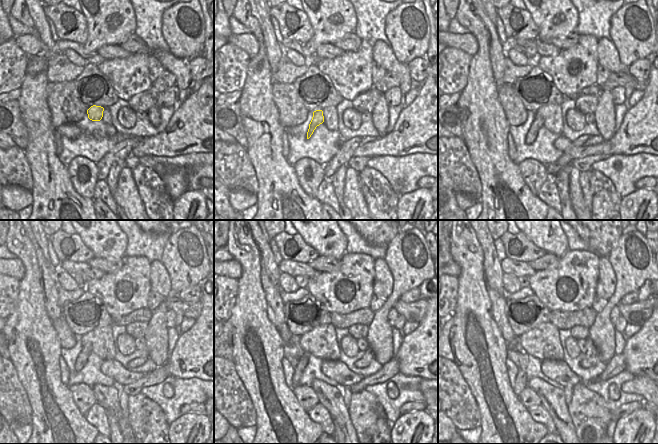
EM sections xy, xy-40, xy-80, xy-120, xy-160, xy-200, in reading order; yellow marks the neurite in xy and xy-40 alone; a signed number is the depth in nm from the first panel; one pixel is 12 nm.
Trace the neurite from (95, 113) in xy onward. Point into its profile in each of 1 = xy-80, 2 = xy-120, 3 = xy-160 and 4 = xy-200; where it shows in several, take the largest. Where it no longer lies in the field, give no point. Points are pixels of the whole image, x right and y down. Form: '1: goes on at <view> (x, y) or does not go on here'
1: goes on at xy-80 (538, 122)
2: goes on at xy-120 (85, 352)
3: goes on at xy-160 (303, 361)
4: goes on at xy-200 (521, 379)

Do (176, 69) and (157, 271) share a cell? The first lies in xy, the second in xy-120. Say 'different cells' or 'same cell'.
same cell

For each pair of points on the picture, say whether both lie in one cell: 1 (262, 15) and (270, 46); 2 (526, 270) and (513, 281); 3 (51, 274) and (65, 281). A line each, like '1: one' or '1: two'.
1: one
2: two
3: two

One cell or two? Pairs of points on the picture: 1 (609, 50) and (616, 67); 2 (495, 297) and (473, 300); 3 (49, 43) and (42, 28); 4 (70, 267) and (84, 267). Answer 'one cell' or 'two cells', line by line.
1: one cell
2: two cells
3: one cell
4: one cell

